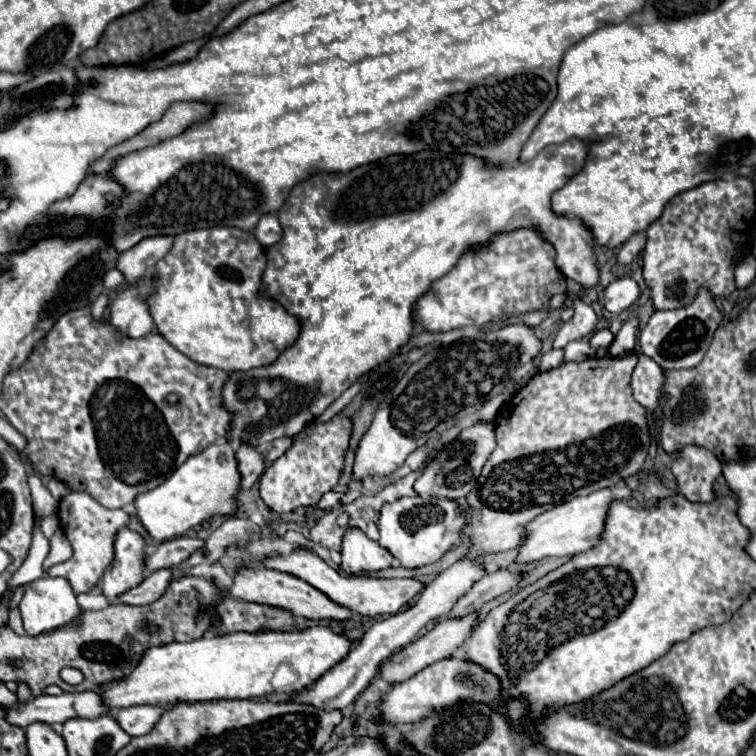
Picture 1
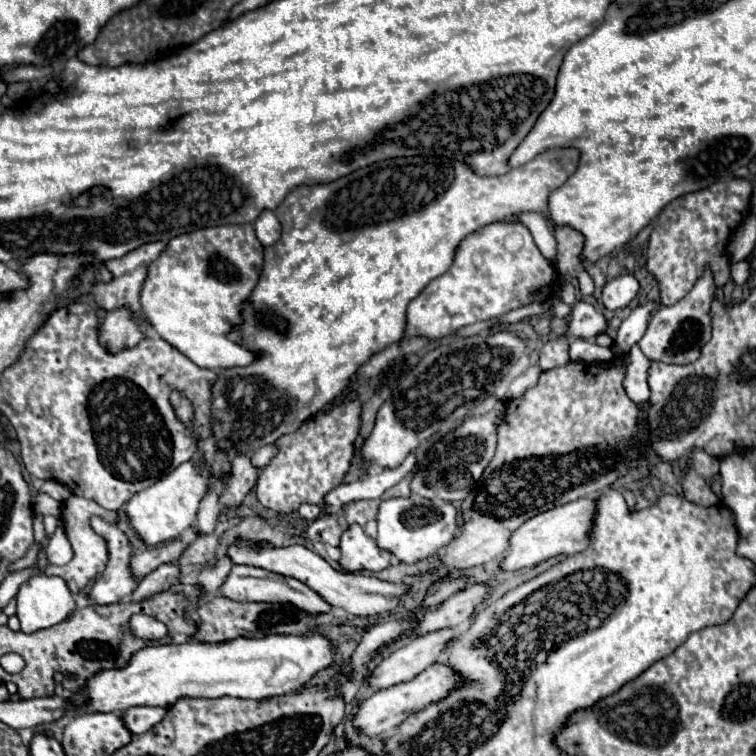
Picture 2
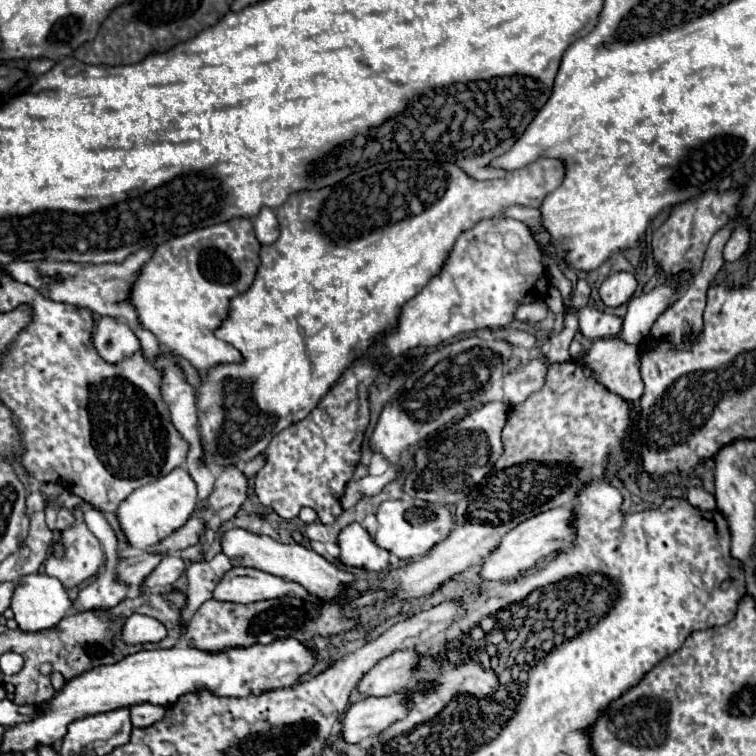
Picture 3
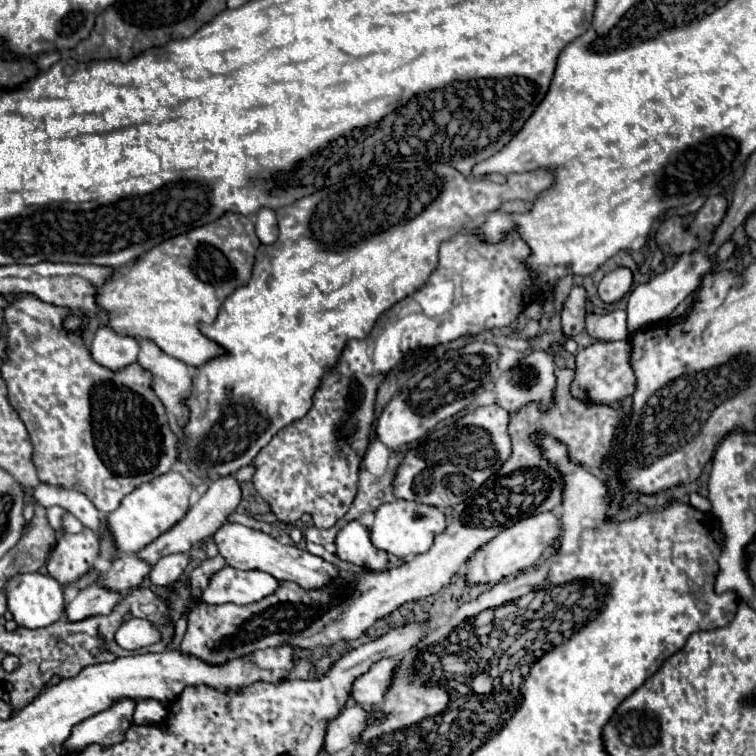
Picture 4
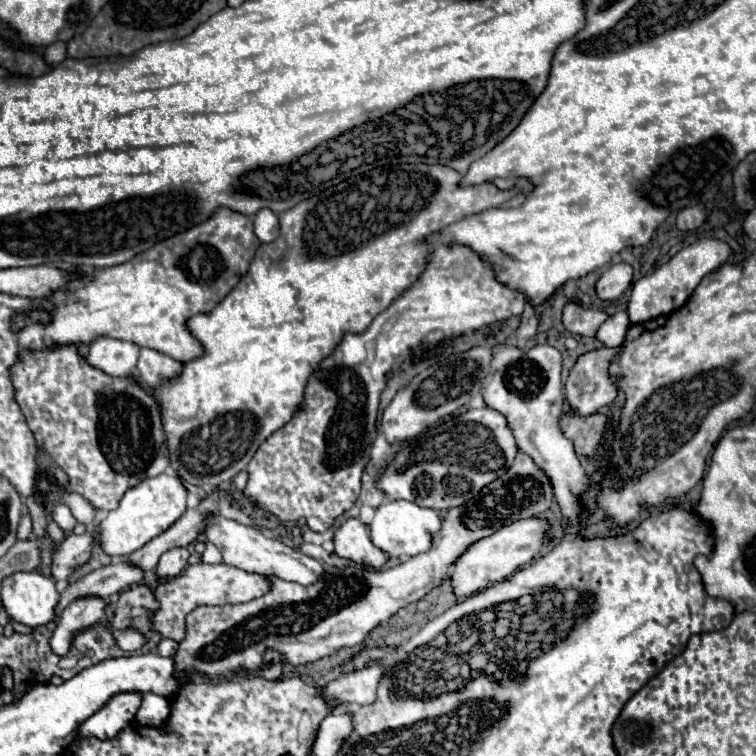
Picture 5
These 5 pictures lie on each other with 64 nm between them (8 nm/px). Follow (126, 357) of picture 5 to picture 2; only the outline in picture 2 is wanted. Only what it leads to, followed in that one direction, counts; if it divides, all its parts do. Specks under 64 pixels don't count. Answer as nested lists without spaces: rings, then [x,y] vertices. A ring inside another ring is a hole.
[[[122,306],[106,314],[100,326],[100,344],[104,344],[110,352],[118,352],[122,348],[136,346],[144,338],[138,320],[132,310]]]

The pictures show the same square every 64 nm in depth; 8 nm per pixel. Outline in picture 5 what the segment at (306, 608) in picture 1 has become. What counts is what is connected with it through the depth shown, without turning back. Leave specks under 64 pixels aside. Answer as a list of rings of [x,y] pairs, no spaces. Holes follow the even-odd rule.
[[[194,564],[188,566],[184,574],[160,582],[154,590],[156,600],[160,602],[160,610],[154,614],[154,628],[164,636],[180,642],[184,638],[184,618],[190,610],[202,604],[242,604],[254,598],[264,596],[272,588],[270,578],[262,574],[248,574],[240,568],[232,568],[228,564]]]

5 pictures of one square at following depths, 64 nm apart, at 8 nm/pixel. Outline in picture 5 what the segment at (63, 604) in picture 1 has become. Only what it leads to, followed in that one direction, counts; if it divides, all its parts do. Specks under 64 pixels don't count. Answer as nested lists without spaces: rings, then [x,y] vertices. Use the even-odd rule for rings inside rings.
[[[16,572],[2,584],[2,606],[8,616],[30,628],[52,622],[58,602],[56,582],[38,572]]]

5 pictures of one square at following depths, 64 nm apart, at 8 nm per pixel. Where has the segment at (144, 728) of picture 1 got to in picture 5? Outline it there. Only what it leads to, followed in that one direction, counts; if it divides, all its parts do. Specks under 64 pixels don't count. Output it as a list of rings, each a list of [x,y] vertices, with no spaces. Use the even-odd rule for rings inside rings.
[[[142,696],[142,706],[136,712],[136,720],[140,724],[148,724],[158,728],[160,724],[164,724],[164,720],[168,720],[168,712],[170,712],[170,702],[164,696]]]

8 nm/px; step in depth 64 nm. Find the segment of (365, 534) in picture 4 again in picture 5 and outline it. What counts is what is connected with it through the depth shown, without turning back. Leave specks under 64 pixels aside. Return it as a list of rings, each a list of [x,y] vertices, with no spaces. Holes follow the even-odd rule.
[[[348,518],[334,534],[336,554],[340,558],[364,564],[368,568],[380,570],[386,564],[386,554],[376,548],[370,540],[368,526],[362,524],[358,518]]]

